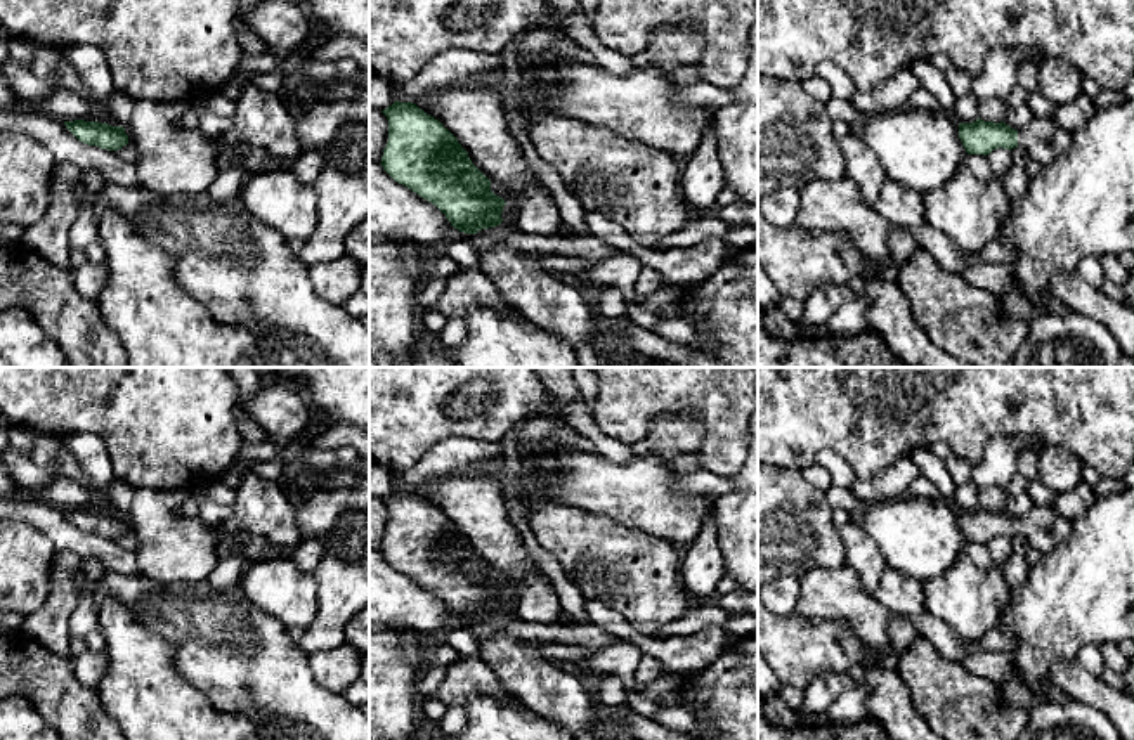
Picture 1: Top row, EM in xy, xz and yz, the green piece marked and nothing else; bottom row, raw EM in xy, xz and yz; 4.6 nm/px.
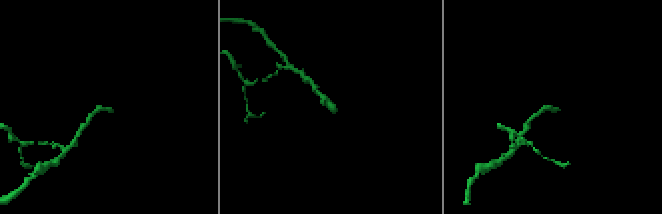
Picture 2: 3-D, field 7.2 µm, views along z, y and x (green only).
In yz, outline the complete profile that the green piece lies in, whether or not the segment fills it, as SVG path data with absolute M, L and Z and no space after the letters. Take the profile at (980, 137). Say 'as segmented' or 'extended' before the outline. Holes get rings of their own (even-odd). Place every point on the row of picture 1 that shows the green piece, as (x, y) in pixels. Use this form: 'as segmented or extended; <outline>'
extended; M1054 116L1033 118L1026 127L1014 130L1004 121L959 123L959 139L968 154L990 154L994 149L1025 147L1035 161L1047 166L1061 154L1072 139L1072 132L1059 127Z

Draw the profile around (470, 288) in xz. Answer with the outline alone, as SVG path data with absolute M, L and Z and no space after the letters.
M465 269L447 279L446 289L433 303L446 319L463 319L470 307L503 307L505 300L496 286L479 269Z

